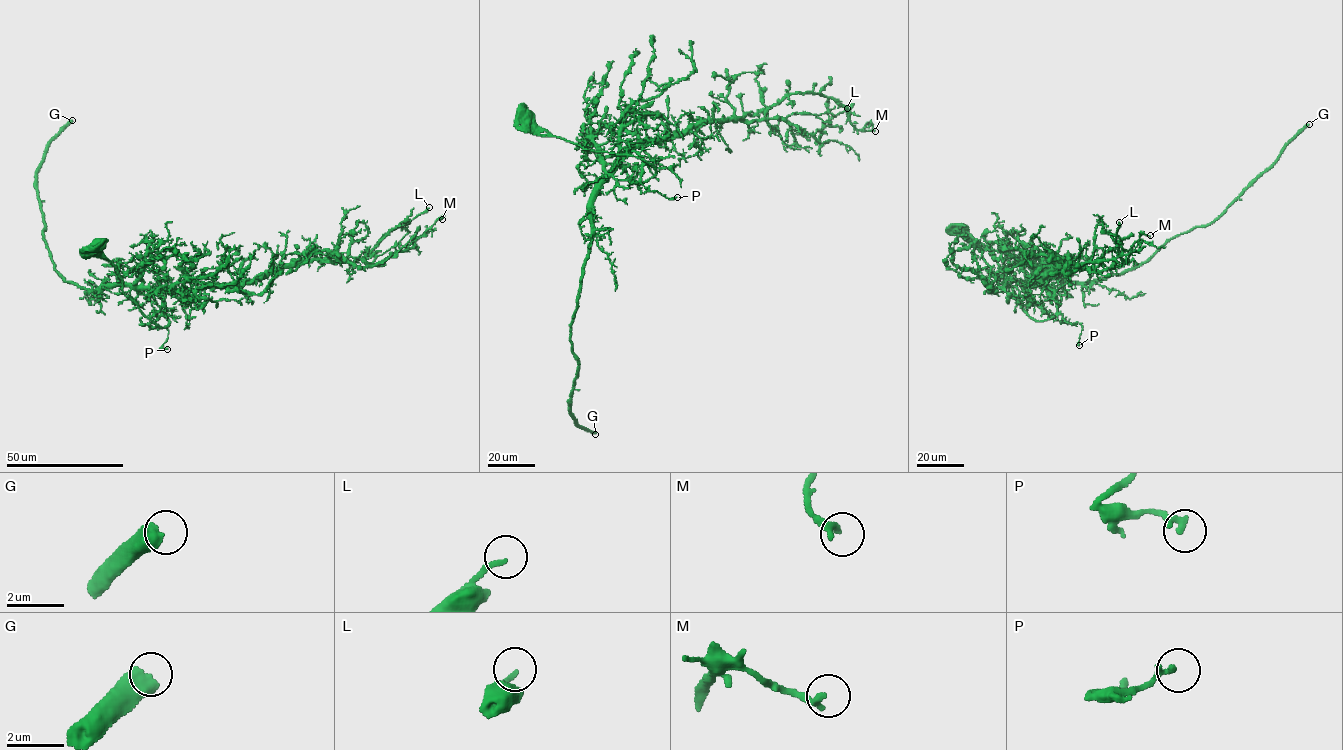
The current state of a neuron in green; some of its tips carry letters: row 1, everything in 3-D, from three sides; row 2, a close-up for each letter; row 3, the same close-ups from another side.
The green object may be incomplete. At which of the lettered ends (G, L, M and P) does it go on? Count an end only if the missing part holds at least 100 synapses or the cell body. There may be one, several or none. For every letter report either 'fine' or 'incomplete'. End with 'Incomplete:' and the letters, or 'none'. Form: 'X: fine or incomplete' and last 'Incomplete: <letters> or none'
G: incomplete
L: fine
M: fine
P: fine
Incomplete: G

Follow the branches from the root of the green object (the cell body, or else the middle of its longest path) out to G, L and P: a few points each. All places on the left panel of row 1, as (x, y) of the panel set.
G: (97, 244), (123, 292), (152, 318), (162, 304), (157, 290), (88, 290), (54, 269), (36, 175), (72, 120)
L: (97, 244), (123, 291), (150, 318), (162, 304), (157, 290), (233, 286), (307, 259), (355, 262), (429, 207)
P: (97, 244), (145, 316), (152, 318), (163, 299), (164, 311), (148, 325), (166, 327), (161, 346), (167, 349)

